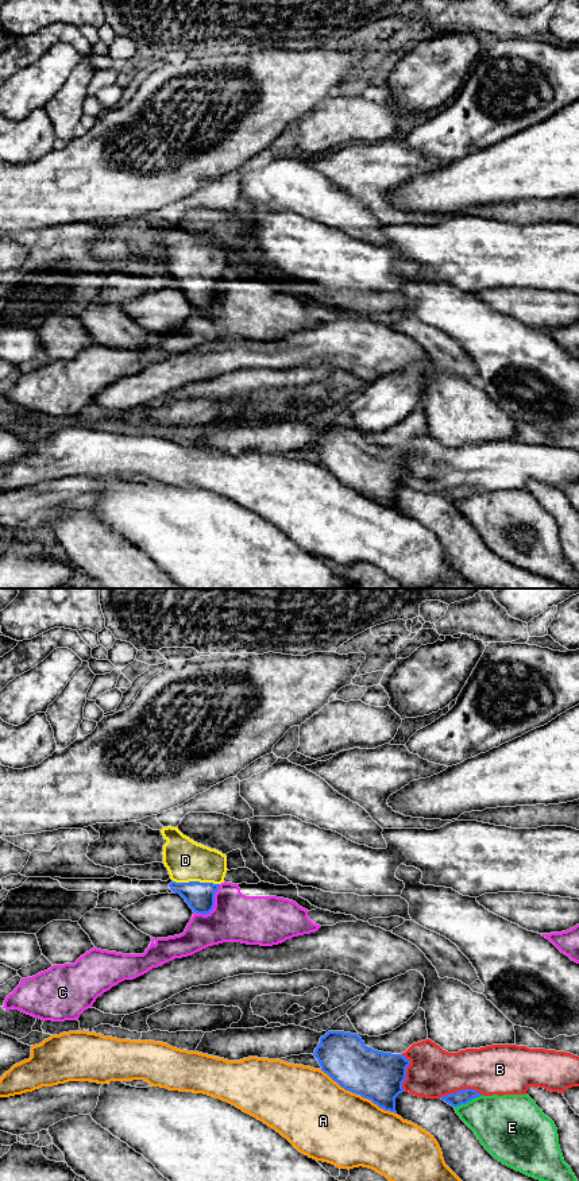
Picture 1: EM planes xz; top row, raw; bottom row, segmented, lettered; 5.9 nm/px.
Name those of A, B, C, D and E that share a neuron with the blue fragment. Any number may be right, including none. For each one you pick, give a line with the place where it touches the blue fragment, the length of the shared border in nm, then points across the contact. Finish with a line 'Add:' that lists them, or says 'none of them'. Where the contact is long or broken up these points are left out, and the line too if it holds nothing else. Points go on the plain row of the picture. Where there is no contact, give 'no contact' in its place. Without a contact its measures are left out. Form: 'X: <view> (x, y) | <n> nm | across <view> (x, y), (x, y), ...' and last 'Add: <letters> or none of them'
D: xz (196, 277) | 280 nm | across xz (200, 292), (196, 277), (196, 266), (185, 255)
Add: D

